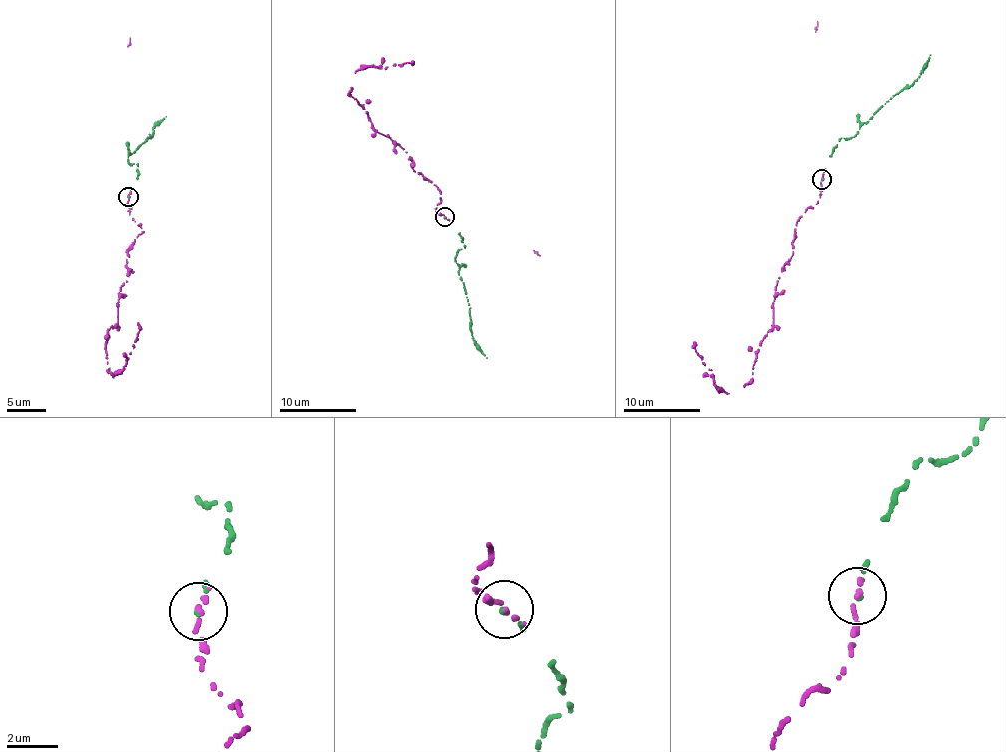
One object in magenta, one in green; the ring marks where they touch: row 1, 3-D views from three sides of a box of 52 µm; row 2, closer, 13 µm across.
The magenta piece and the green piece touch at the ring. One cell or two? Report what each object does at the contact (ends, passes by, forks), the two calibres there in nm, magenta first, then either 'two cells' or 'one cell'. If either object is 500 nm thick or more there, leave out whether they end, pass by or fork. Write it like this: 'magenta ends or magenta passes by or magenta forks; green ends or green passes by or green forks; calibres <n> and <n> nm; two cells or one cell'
magenta ends; green ends; calibres 240 and 100 nm; two cells

